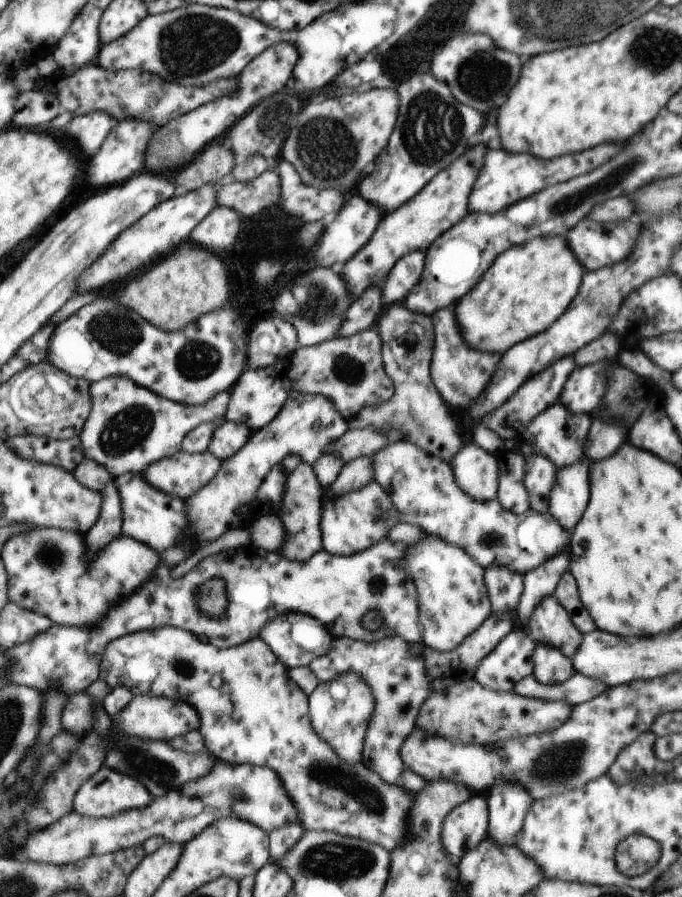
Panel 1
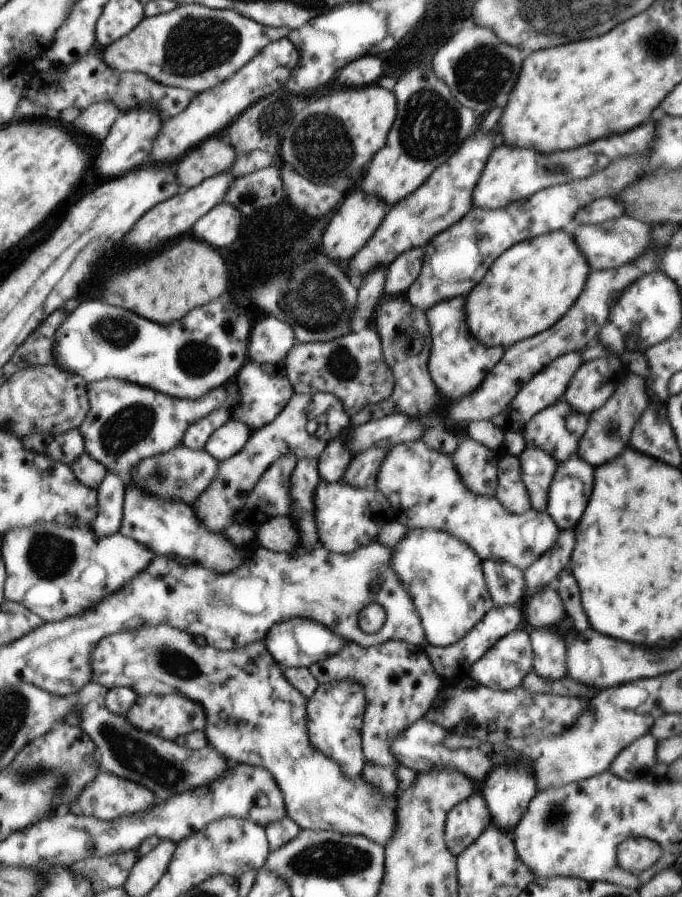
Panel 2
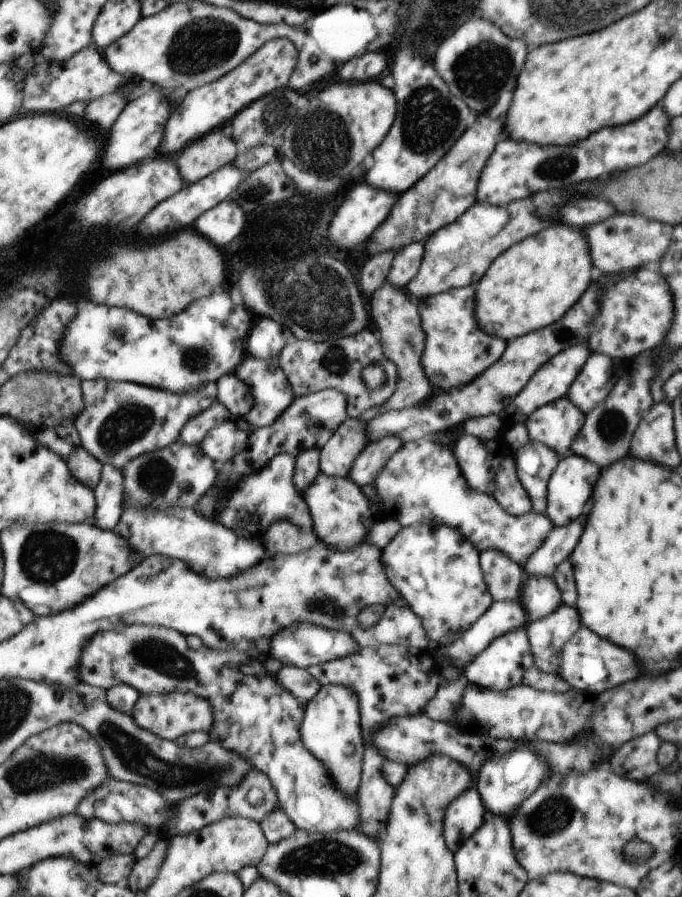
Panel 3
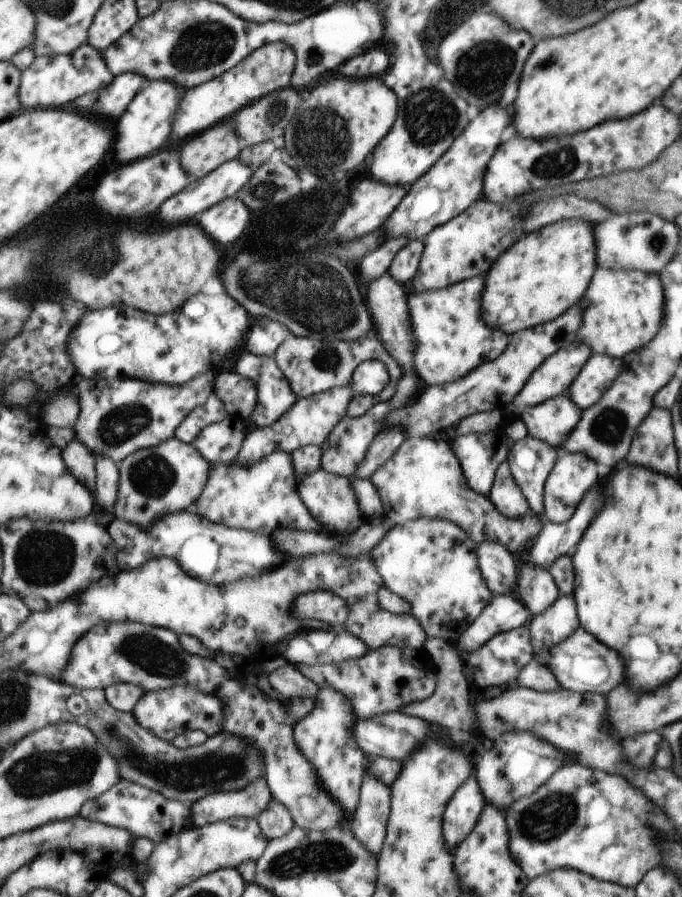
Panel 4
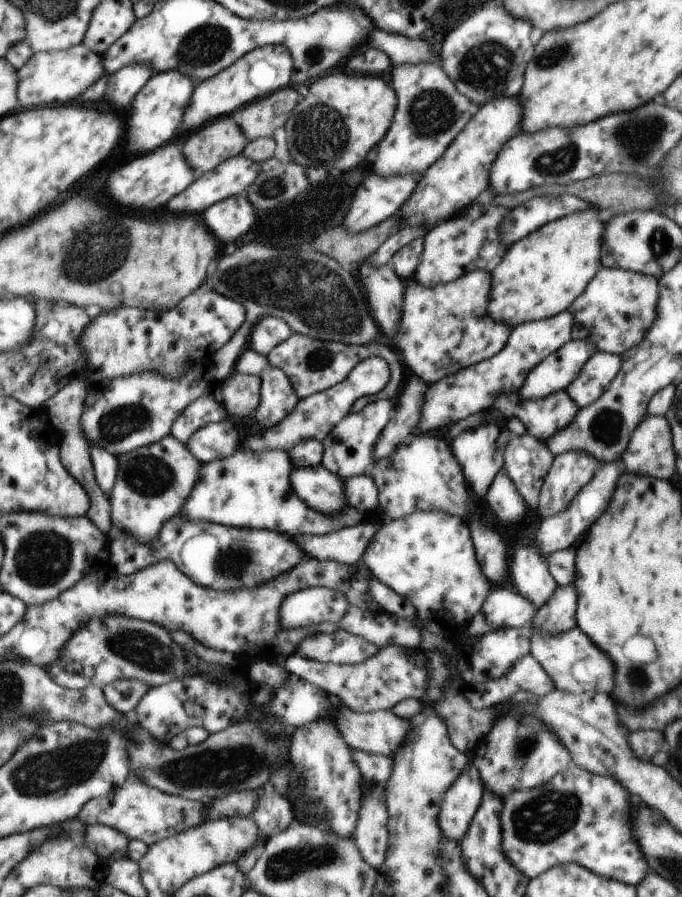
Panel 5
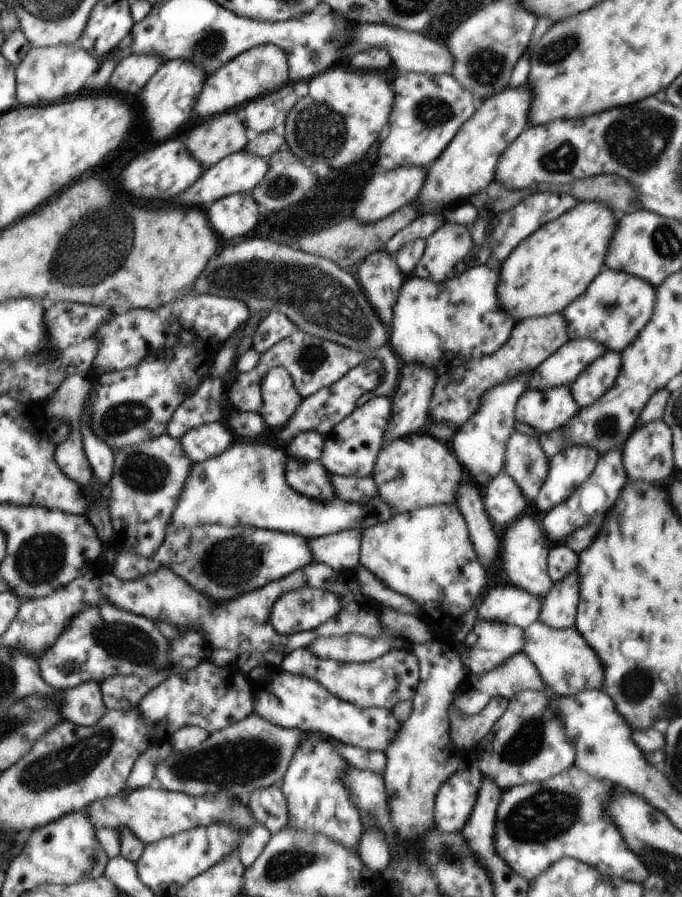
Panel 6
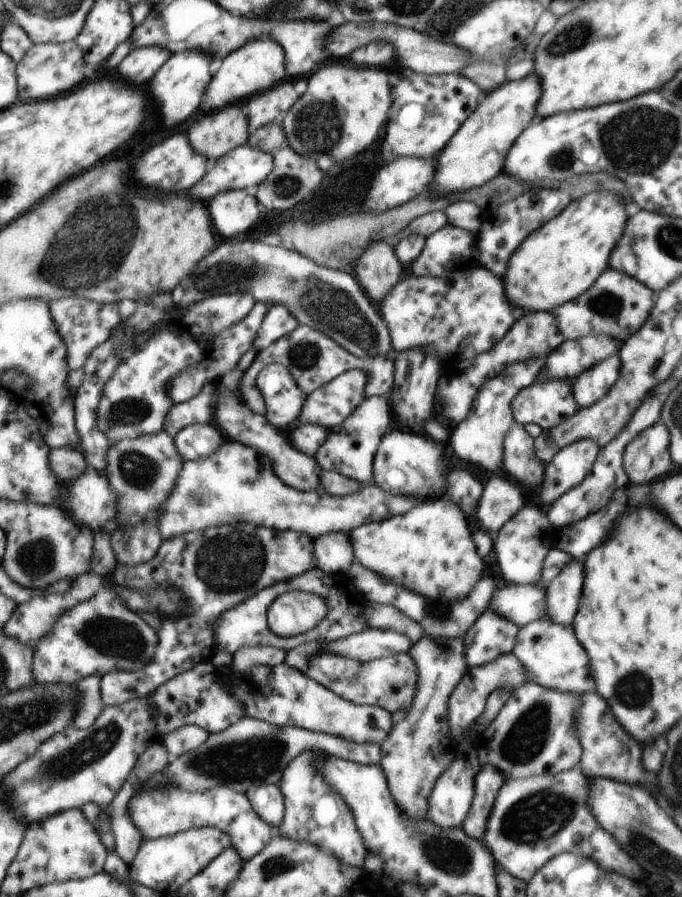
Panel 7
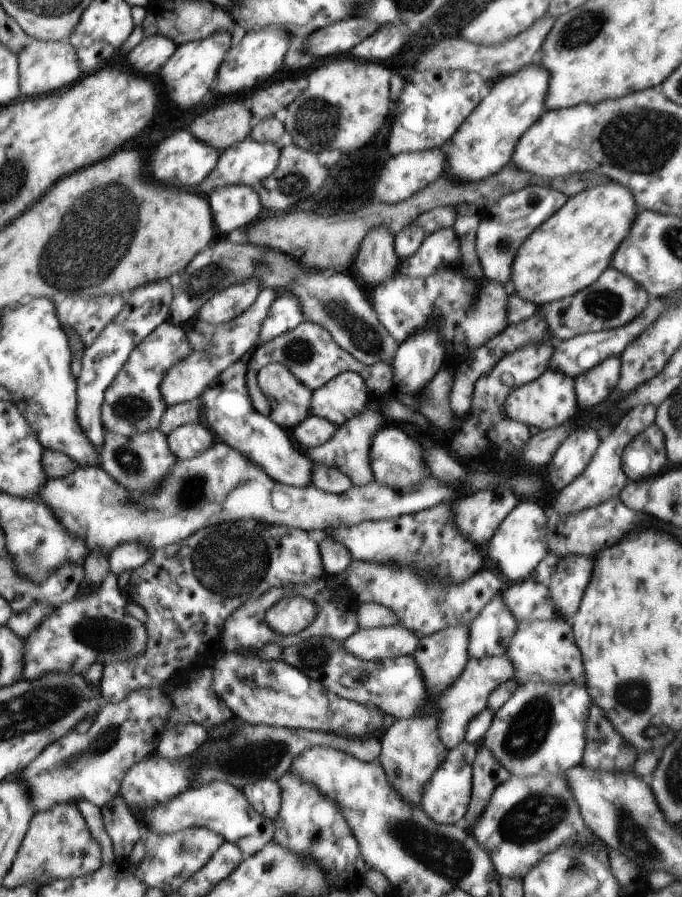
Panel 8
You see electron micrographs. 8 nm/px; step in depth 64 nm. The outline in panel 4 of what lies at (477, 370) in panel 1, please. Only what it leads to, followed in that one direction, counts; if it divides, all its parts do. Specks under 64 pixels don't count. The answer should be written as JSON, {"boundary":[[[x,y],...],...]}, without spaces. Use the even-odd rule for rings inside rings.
{"boundary":[[[470,278],[448,290],[409,291],[410,320],[415,334],[414,366],[426,386],[460,380],[482,362],[493,361],[504,352],[508,335],[488,330],[480,318],[482,288],[482,278]]]}

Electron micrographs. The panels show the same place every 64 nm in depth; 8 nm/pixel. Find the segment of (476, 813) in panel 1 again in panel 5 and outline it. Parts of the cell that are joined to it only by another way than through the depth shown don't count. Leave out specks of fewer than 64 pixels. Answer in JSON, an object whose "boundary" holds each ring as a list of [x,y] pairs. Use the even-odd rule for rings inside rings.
{"boundary":[[[469,764],[450,792],[446,792],[446,800],[442,800],[439,825],[446,839],[456,840],[456,843],[462,840],[482,802],[484,791],[478,770]]]}

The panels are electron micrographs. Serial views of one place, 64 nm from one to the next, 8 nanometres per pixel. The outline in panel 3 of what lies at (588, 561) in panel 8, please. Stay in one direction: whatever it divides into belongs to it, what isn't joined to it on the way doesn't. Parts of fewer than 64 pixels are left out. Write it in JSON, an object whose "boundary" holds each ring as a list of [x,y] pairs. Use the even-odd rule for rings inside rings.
{"boundary":[[[562,604],[546,618],[528,622],[527,635],[531,644],[533,664],[540,671],[558,675],[562,647],[581,627],[581,618],[574,607]]]}

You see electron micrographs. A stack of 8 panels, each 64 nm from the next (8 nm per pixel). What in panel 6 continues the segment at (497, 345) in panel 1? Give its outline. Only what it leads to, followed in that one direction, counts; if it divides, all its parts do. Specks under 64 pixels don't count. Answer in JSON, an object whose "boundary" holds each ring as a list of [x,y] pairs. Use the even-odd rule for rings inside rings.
{"boundary":[[[579,202],[573,209],[566,211],[558,218],[542,225],[536,232],[527,236],[520,244],[517,244],[512,252],[503,260],[500,270],[500,282],[498,284],[498,302],[506,314],[512,316],[512,320],[524,320],[524,318],[545,317],[554,313],[561,313],[573,300],[576,300],[588,285],[598,276],[604,267],[604,257],[608,250],[611,236],[617,225],[618,216],[614,214],[604,203]]]}

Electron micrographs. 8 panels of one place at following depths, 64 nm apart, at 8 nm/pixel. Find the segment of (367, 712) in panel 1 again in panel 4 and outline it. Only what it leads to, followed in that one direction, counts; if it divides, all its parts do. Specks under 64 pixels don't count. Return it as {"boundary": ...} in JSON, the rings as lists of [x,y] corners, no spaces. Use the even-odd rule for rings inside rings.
{"boundary":[[[323,688],[317,692],[314,697],[315,703],[311,711],[300,719],[293,730],[294,740],[302,751],[302,754],[317,768],[321,785],[339,802],[339,805],[345,812],[342,829],[350,829],[349,824],[353,820],[353,814],[356,812],[359,803],[359,794],[363,781],[364,764],[366,754],[358,746],[353,730],[357,716],[353,709],[353,704],[347,696],[334,688]]]}

